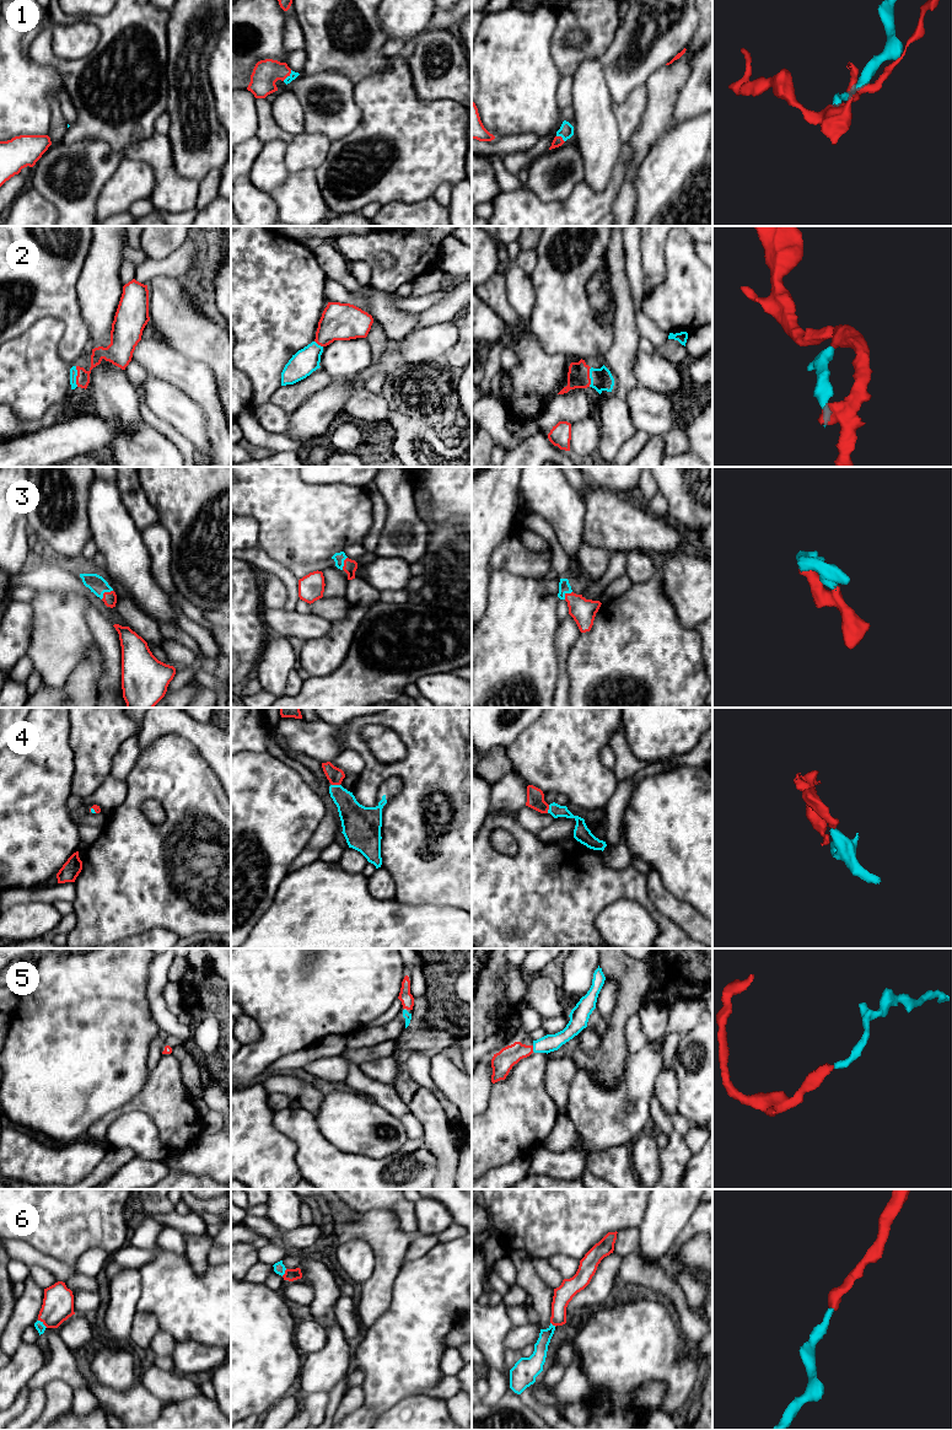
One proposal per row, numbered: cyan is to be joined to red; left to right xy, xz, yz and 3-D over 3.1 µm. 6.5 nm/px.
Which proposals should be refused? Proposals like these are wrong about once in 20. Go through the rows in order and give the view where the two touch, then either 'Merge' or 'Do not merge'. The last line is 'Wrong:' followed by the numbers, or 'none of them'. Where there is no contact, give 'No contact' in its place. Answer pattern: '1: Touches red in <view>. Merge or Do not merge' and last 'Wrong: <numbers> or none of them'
1: Touches red in xz. Merge
2: Touches red in xy. Merge
3: Touches red in xy. Merge
4: Touches red in xz. Merge
5: Touches red in yz. Merge
6: Touches red in xy. Merge
Wrong: none of them

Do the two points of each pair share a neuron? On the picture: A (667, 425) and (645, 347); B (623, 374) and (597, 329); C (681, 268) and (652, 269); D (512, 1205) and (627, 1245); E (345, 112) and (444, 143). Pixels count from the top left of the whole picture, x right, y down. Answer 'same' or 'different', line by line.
A: different
B: different
C: different
D: different
E: different

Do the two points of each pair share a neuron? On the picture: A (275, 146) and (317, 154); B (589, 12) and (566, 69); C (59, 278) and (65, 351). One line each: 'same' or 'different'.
A: different
B: same
C: same

